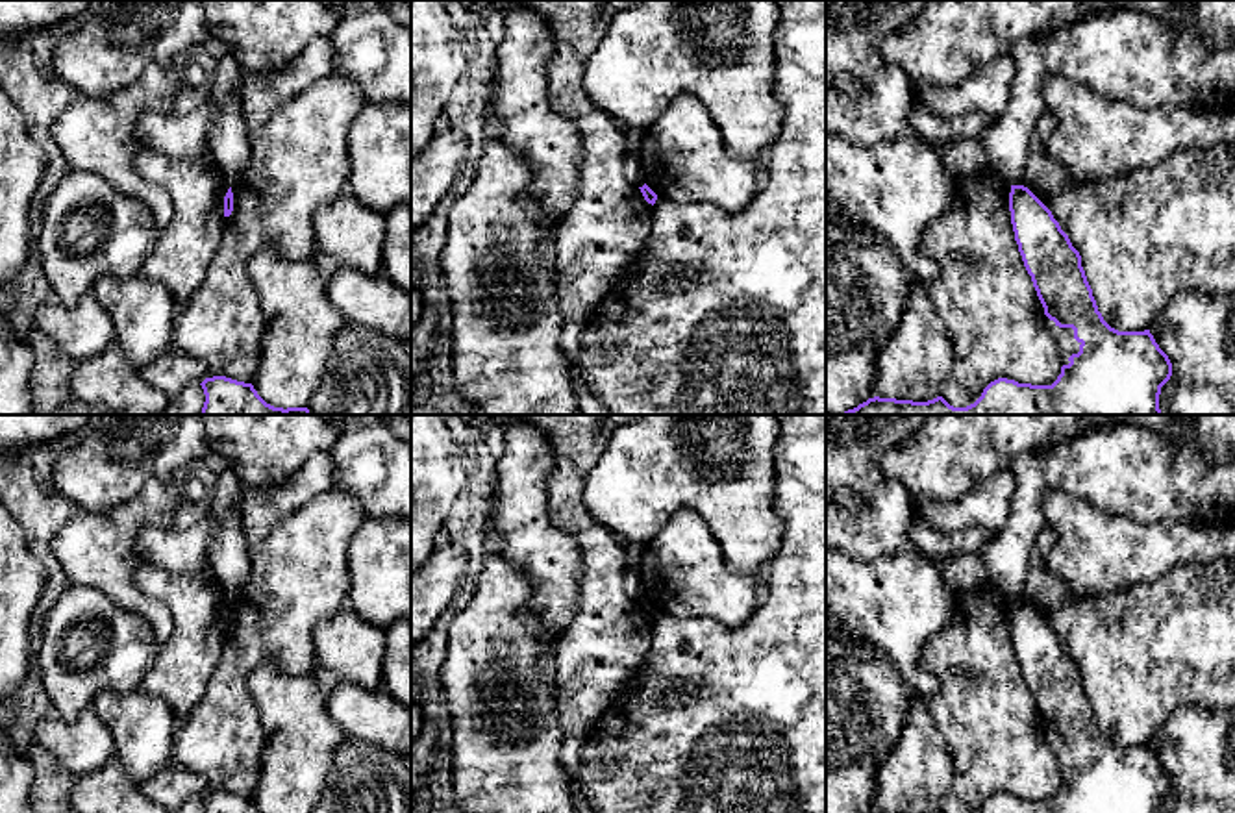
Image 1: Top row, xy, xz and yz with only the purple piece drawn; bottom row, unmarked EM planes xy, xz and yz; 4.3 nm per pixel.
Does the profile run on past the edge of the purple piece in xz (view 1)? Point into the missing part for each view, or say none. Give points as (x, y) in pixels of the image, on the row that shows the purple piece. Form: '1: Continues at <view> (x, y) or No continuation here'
1: No continuation here

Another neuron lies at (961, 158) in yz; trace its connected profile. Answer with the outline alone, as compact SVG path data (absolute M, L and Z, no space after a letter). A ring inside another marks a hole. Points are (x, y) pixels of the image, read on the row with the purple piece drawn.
M979 137L931 144L942 161L944 172L954 181L979 172L989 161L983 139Z

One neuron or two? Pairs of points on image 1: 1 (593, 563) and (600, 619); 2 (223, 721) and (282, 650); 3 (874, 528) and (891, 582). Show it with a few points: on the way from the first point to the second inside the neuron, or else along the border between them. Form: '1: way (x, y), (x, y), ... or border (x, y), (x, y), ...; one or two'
1: way (600, 576), (602, 606); one
2: way (226, 697), (230, 678), (258, 650); one
3: border (915, 549), (871, 560), (845, 554); two

